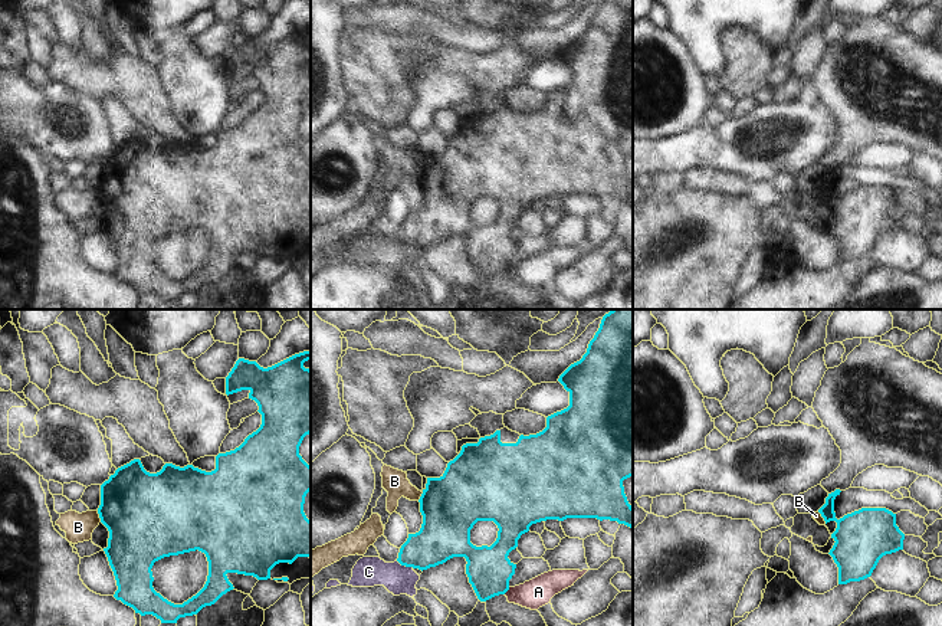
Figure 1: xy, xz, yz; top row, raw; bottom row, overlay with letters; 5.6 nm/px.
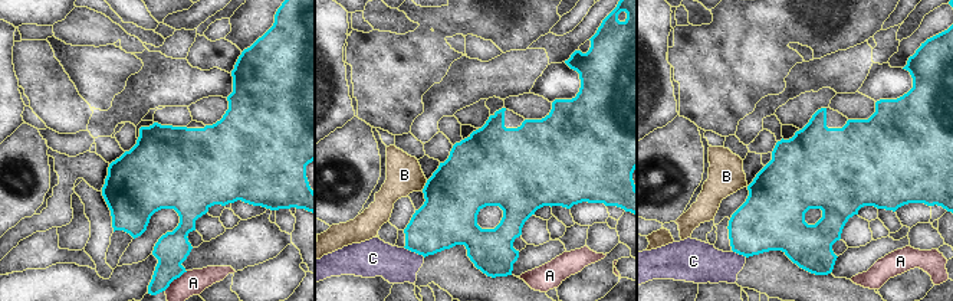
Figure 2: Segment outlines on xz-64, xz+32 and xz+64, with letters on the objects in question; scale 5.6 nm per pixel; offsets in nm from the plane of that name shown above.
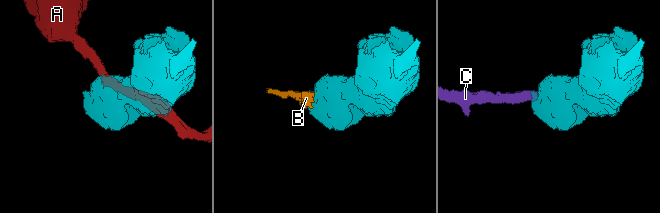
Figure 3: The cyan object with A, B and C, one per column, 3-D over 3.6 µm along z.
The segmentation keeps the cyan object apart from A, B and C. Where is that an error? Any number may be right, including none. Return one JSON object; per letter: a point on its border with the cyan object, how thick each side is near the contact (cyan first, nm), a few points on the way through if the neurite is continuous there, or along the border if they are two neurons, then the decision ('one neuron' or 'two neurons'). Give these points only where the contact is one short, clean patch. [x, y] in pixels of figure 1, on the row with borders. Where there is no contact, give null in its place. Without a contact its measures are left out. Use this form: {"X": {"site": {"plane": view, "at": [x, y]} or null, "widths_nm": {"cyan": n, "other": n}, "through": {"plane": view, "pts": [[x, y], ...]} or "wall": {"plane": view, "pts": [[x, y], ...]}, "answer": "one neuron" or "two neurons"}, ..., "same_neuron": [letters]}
{"A": {"site": {"plane": "xz", "at": [506, 590]}, "widths_nm": {"cyan": 260, "other": 160}, "wall": {"plane": "xz", "pts": [[509, 587], [504, 593]]}, "answer": "two neurons"}, "B": {"site": {"plane": "xy", "at": [99, 517]}, "widths_nm": {"cyan": 460, "other": 160}, "wall": {"plane": "xy", "pts": [[97, 511], [101, 521]]}, "answer": "two neurons"}, "C": {"site": {"plane": "xz", "at": [406, 566]}, "widths_nm": {"cyan": 260, "other": 170}, "wall": {"plane": "xz", "pts": [[397, 560], [413, 567]]}, "answer": "two neurons"}, "same_neuron": []}

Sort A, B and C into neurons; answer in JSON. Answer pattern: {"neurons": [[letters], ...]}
{"neurons": [["A"], ["B"], ["C"]]}

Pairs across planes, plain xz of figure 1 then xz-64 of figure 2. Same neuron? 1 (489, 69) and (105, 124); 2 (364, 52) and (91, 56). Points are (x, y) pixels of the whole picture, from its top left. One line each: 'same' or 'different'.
1: different
2: different

